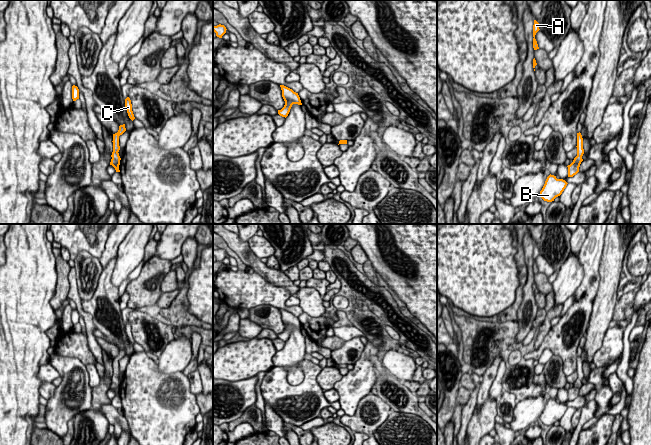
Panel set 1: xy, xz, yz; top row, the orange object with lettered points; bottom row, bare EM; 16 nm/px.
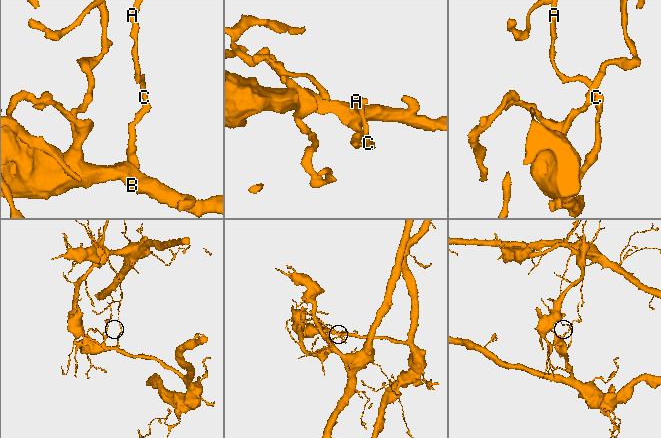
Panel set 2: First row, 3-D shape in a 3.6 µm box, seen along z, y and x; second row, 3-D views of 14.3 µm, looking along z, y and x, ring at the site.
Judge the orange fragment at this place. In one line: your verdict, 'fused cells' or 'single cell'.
fused cells

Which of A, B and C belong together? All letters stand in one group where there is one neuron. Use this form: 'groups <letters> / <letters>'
groups A C / B

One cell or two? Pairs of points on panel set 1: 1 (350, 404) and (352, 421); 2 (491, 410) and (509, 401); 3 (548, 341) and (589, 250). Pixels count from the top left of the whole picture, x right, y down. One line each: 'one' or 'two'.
1: two
2: two
3: one

